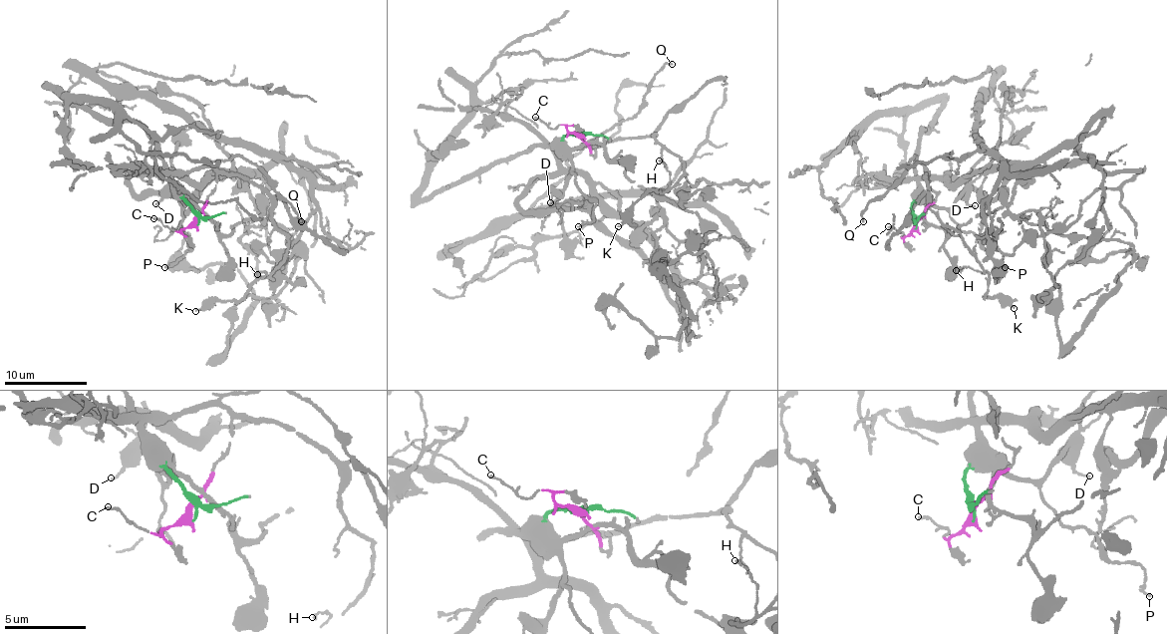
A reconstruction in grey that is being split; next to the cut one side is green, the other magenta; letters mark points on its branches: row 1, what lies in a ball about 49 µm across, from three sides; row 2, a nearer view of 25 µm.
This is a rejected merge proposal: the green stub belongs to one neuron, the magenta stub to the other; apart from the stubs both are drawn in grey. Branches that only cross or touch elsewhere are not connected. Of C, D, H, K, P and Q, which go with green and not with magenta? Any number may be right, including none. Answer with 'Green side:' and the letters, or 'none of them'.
Green side: D, P

